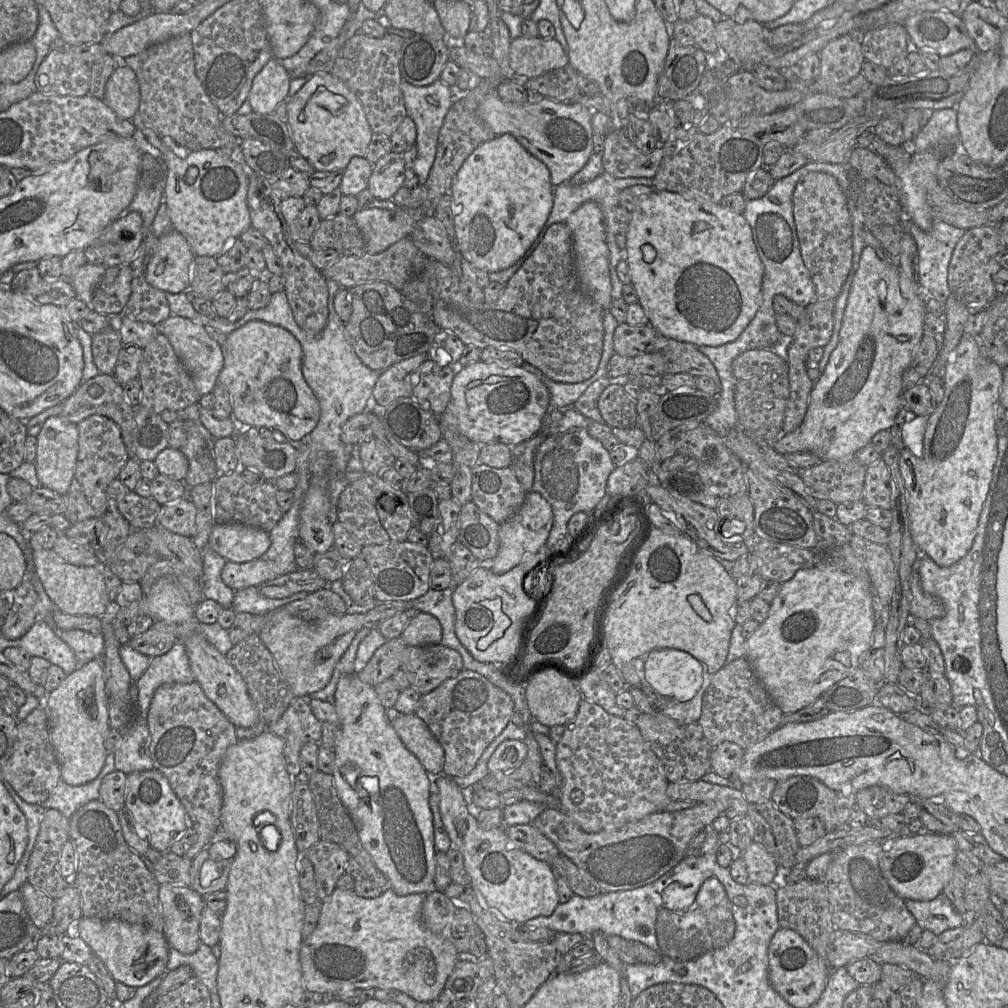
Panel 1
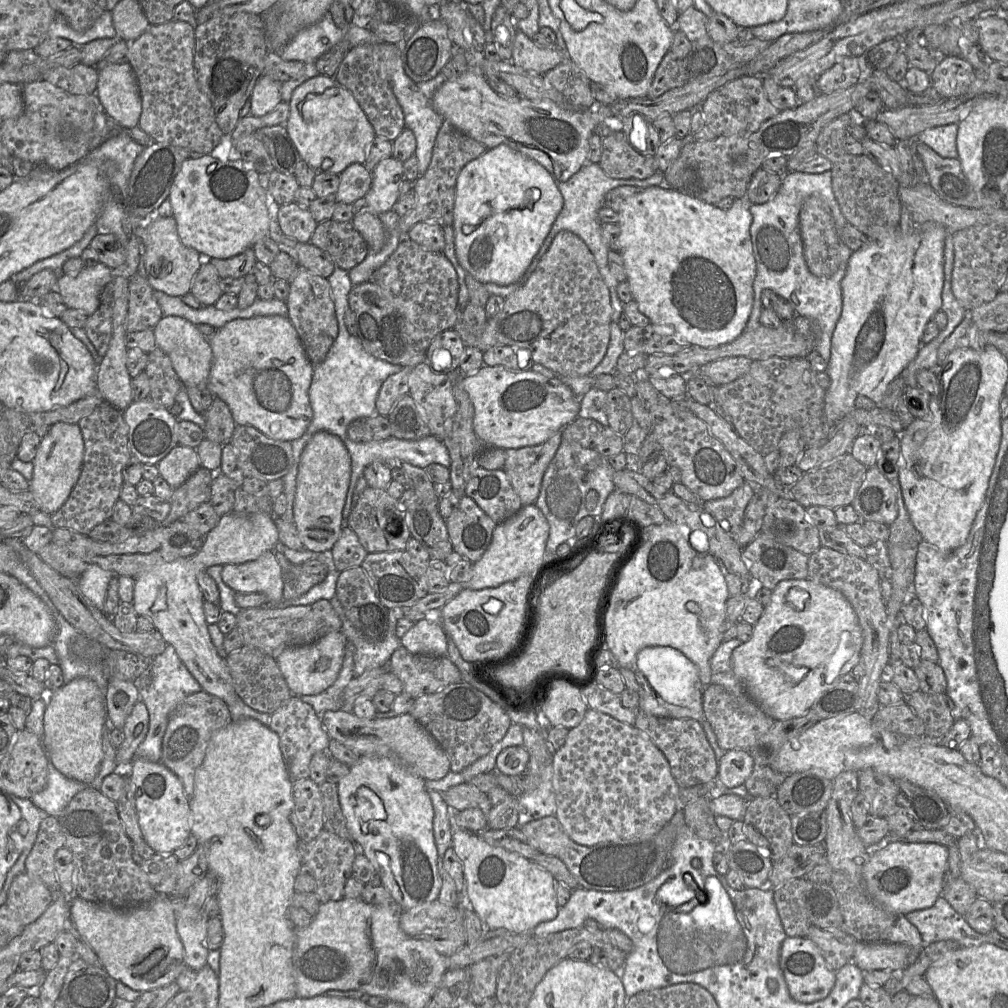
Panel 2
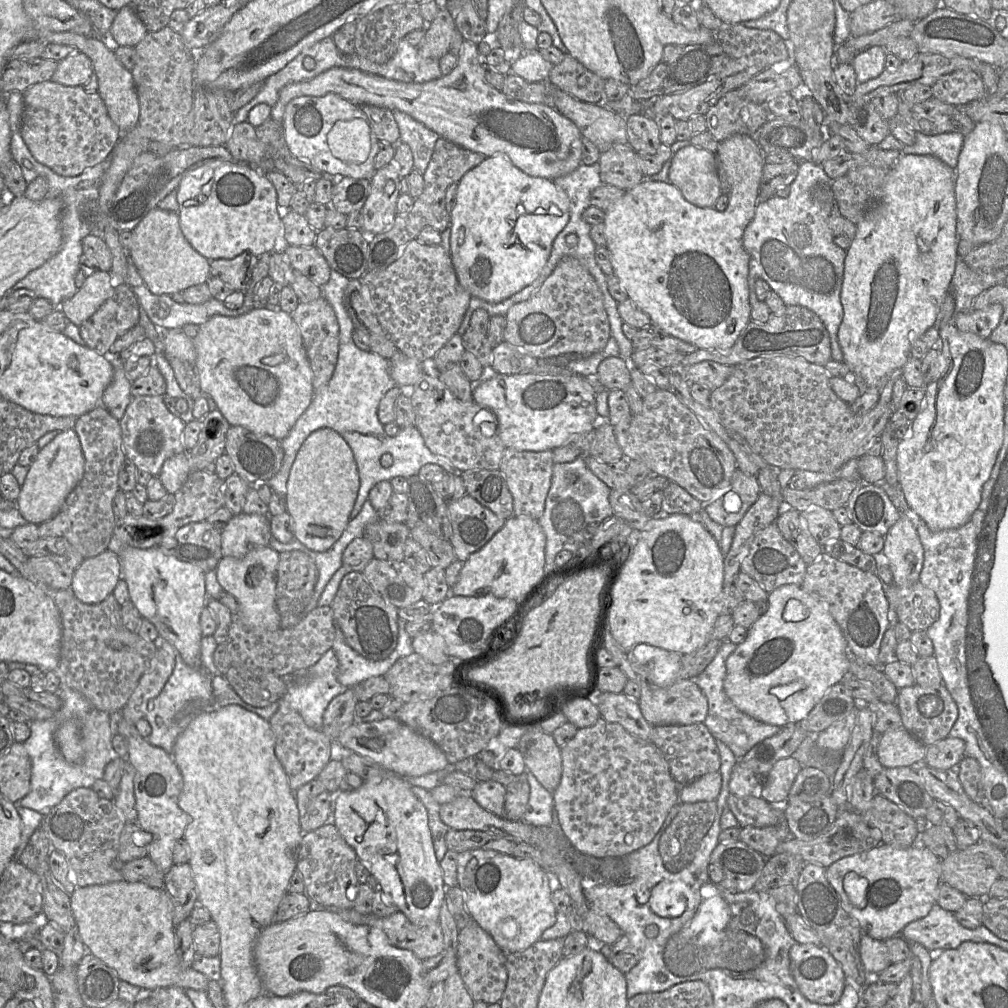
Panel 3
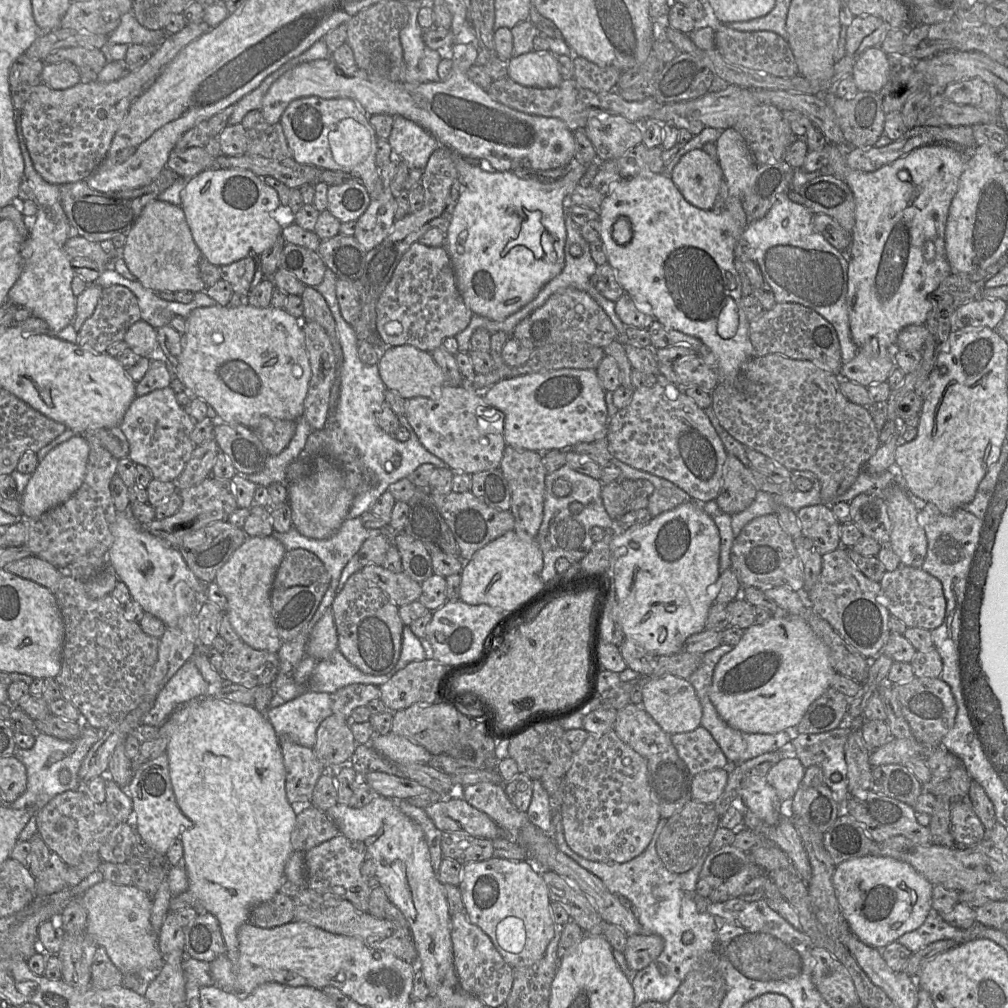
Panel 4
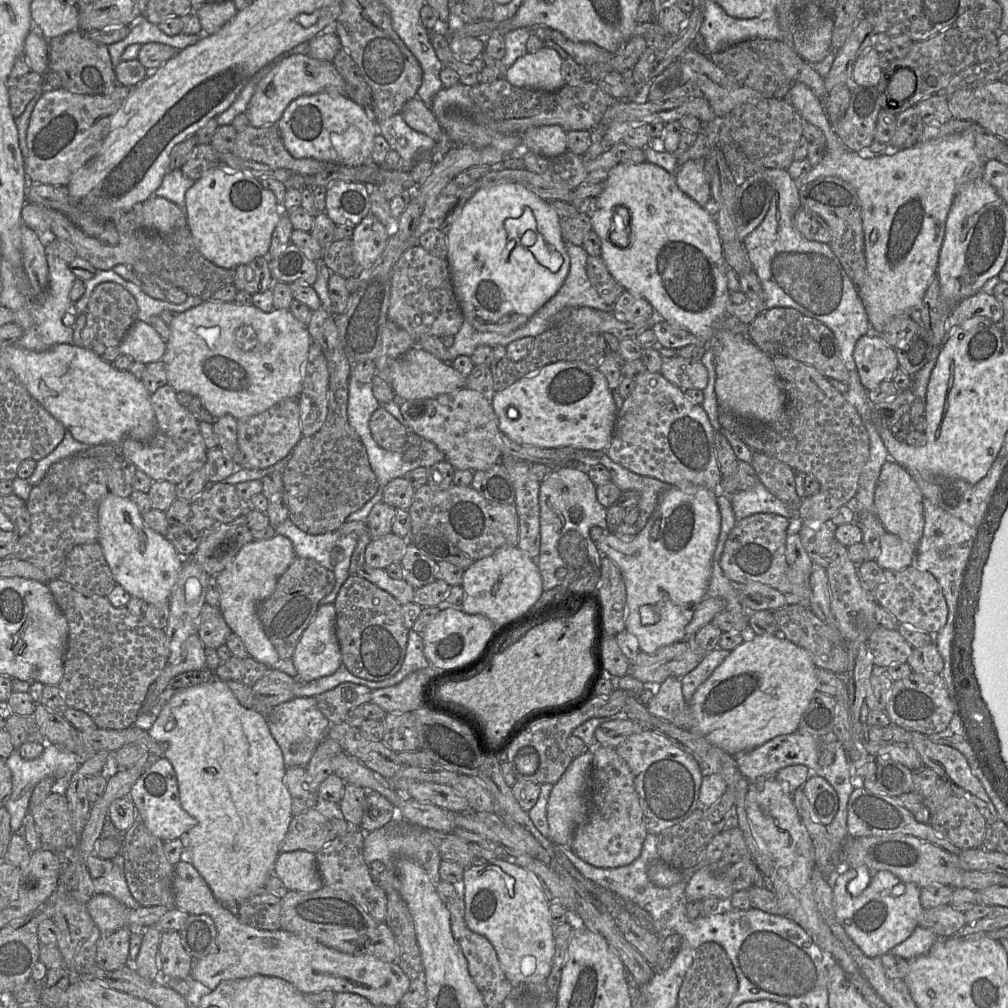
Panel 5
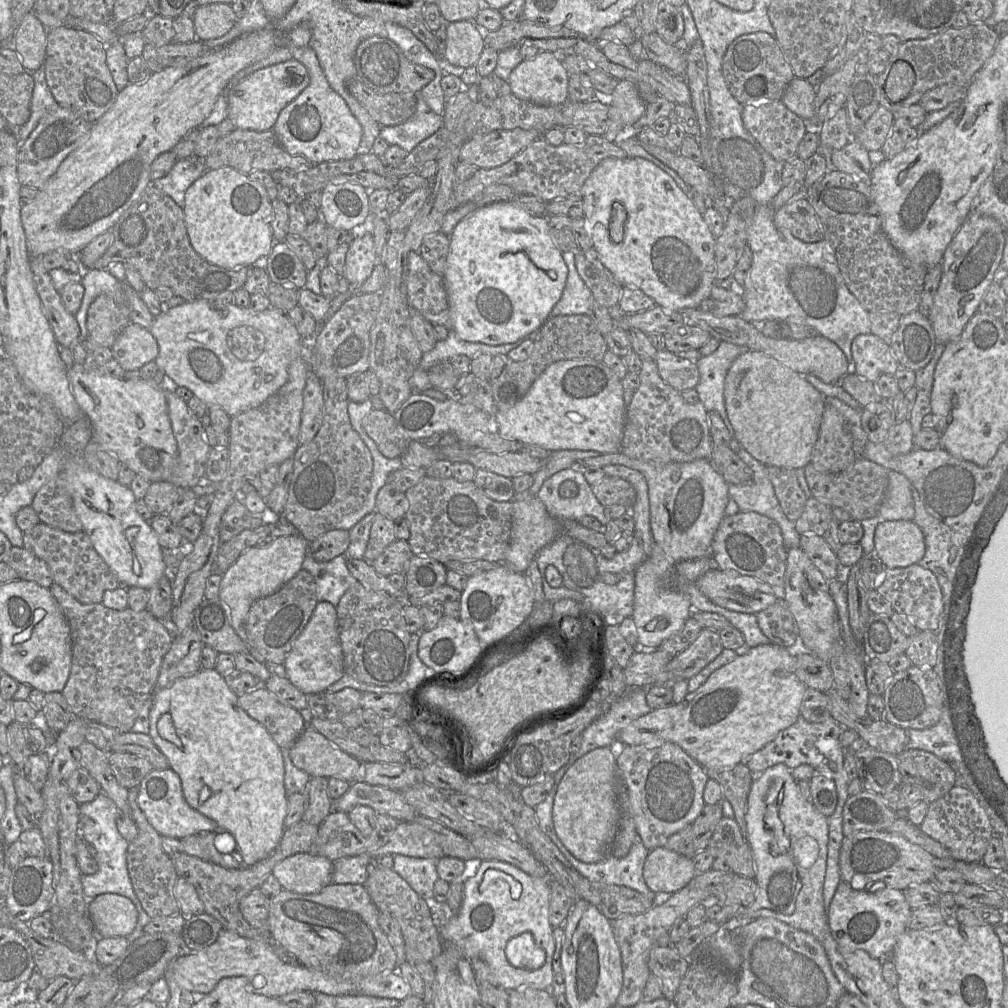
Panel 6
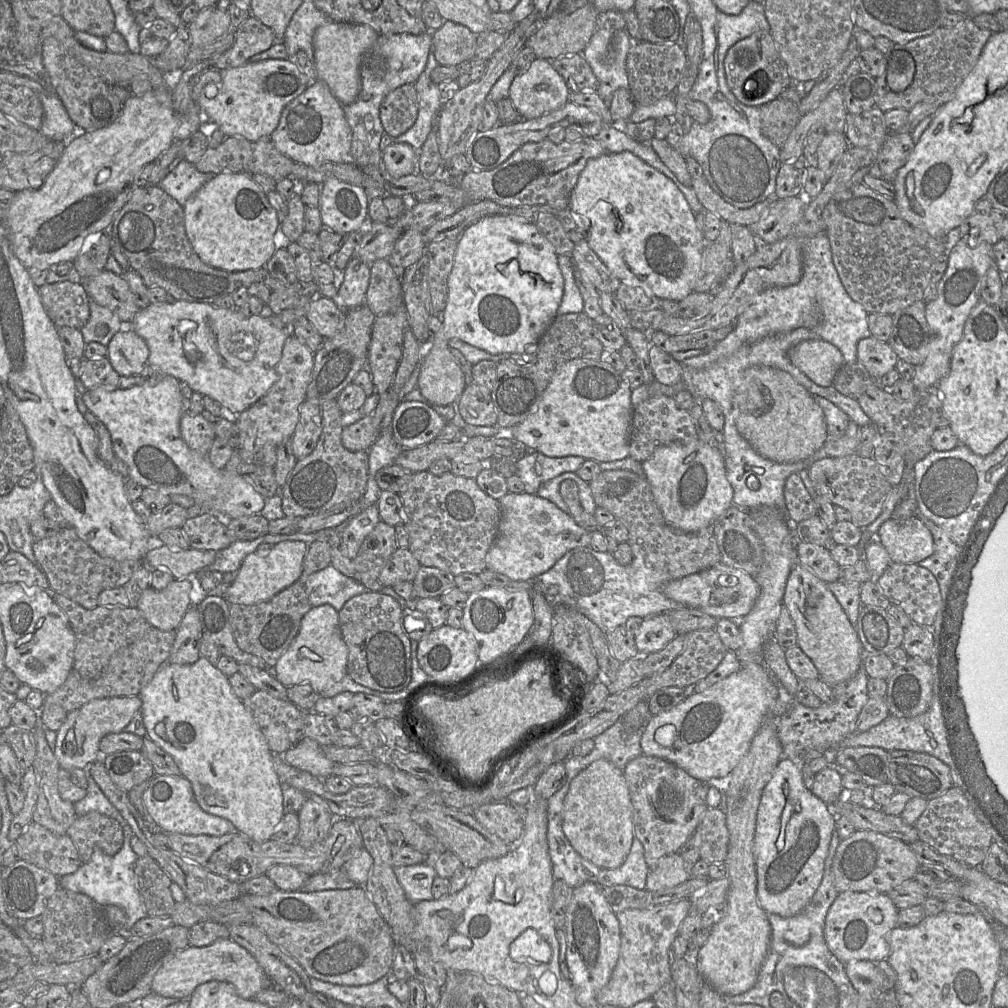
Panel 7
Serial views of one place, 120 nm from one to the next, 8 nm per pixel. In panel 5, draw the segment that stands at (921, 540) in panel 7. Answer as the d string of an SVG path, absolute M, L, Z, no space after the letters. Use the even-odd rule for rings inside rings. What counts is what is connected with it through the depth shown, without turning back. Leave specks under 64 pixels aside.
M885 532L880 539L880 550L875 561L883 570L902 570L914 563L915 552L916 547Z

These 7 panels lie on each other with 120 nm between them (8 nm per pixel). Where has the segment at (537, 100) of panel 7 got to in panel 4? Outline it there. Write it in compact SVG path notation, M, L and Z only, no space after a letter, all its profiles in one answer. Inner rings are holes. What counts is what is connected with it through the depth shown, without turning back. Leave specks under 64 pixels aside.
M531 51L508 61L508 77L526 87L552 88L563 80L556 56L549 51Z

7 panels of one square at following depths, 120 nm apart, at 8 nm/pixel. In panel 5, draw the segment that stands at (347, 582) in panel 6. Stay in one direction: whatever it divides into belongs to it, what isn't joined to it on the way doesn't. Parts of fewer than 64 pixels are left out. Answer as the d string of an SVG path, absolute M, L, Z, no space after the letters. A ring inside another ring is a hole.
M289 518L275 527L275 533L291 540L296 556L313 559L334 572L334 588L325 598L332 594L333 598L336 598L341 586L350 576L351 557L359 537L345 536L338 530L321 535L310 535L299 529ZM334 547L341 548L344 553L343 559L336 565L332 565L330 557Z

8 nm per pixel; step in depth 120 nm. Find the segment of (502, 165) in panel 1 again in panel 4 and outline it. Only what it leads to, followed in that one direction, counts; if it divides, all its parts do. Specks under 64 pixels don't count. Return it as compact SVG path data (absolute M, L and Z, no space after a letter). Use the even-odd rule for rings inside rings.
M454 153L461 194L446 233L445 247L455 272L457 288L473 314L503 321L531 302L565 266L565 205L587 170L572 160L567 173L557 179L540 179L533 171L484 170L475 160Z

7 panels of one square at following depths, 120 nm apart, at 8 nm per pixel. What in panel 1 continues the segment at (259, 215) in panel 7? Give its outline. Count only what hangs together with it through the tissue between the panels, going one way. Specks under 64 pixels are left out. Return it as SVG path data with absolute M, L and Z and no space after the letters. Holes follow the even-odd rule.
M138 112L131 122L161 152L165 160L167 173L163 202L173 228L183 235L196 256L217 257L223 253L231 241L251 227L247 205L248 178L243 166L224 158L215 149L191 151L185 157L180 157L162 141L163 136L143 122ZM191 166L198 169L198 176L188 183L186 175Z

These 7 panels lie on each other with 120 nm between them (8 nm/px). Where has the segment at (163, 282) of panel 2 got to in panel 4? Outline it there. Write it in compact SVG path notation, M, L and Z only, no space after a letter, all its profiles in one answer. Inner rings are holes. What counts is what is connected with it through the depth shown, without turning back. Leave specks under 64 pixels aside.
M159 199L147 203L128 232L121 252L129 271L148 289L155 292L188 290L194 293L207 289L199 272L202 253L193 239L181 206Z

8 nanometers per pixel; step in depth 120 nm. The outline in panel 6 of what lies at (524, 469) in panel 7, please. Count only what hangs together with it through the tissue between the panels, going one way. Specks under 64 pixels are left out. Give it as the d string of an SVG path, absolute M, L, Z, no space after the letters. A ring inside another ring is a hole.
M559 450L554 451L550 456L542 460L542 467L539 471L533 474L533 484L529 488L529 493L537 496L541 486L555 473L571 468L571 466L586 458L598 457L601 453L597 451L582 451L582 450Z

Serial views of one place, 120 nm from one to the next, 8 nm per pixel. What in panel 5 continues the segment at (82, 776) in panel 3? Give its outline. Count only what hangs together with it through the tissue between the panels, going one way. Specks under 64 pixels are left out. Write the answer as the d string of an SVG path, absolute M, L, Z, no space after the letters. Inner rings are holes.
M46 740L43 745L43 753L36 759L24 759L19 751L15 749L5 760L12 773L12 794L5 807L11 816L10 826L13 833L22 833L23 835L26 816L29 814L30 798L38 783L46 778L53 778L55 781L52 788L53 793L64 794L73 774L78 770L83 761L85 761L77 754L65 749L64 747L58 747Z

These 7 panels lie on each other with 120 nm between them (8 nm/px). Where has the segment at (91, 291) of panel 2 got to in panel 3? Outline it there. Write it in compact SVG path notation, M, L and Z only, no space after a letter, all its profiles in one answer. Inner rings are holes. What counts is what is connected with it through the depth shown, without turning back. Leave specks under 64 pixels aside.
M97 269L86 277L75 295L64 300L59 308L71 323L80 327L112 296L115 286L110 272Z

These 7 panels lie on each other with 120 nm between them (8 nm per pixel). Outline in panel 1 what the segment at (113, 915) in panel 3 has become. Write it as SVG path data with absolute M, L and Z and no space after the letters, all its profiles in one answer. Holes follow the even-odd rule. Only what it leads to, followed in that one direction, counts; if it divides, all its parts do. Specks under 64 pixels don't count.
M81 917L72 931L79 935L92 953L104 963L116 982L138 988L168 972L166 964L169 946L163 932L117 919L86 917Z

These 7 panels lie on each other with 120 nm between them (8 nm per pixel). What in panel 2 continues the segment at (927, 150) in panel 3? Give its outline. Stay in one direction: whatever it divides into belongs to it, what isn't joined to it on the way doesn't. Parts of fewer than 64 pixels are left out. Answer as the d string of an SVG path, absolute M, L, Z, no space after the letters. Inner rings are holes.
M958 124L928 128L917 135L917 141L929 146L943 158L958 158L957 150Z

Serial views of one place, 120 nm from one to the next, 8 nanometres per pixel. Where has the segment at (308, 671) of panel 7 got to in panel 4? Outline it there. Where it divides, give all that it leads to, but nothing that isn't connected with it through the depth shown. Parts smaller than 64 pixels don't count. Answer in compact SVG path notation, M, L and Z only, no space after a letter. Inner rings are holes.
M329 607L313 627L306 644L306 655L318 661L329 657L338 649L338 634L334 614Z

